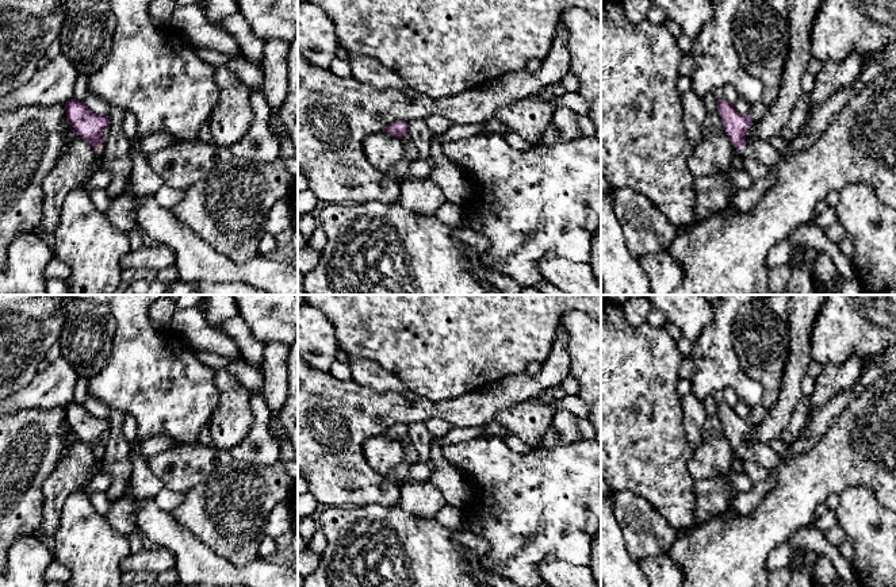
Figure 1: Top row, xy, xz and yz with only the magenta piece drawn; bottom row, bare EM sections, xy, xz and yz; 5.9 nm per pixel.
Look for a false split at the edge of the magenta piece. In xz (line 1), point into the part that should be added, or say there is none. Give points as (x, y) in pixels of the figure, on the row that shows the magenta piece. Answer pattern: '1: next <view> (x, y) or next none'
1: next xz (410, 154)

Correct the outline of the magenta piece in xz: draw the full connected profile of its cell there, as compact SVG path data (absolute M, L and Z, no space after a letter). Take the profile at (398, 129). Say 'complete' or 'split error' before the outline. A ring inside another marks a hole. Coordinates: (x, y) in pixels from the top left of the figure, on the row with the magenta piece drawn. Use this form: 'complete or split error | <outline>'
split error | M395 122L386 127L386 131L402 141L405 161L413 162L418 158L418 153L411 139L407 137L407 122Z

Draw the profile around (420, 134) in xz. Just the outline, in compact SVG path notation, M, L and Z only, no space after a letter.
M422 119L407 122L407 127L407 134L417 149L418 158L428 158L430 156L432 130Z

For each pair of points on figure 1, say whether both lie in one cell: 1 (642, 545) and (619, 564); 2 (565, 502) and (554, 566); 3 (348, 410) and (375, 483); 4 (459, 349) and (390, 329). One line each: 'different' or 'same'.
1: different
2: different
3: same
4: same

